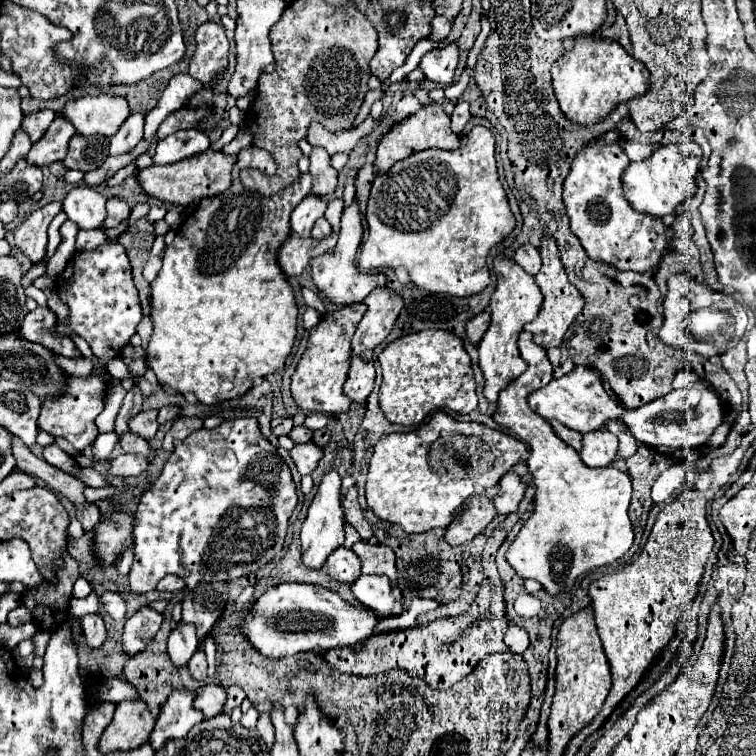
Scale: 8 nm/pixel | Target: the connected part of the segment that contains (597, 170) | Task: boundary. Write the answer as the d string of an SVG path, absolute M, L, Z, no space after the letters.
M602 138L588 144L574 158L570 174L564 182L564 204L570 218L570 228L578 236L586 254L596 262L606 262L616 270L650 272L654 270L666 248L666 226L660 218L636 214L622 194L622 174L630 160L620 144L606 144Z

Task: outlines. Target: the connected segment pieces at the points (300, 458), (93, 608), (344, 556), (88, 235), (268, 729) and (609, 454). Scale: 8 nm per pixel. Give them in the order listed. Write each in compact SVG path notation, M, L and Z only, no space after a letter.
M306 442L306 444L296 444L292 450L290 450L290 456L298 468L298 472L304 476L304 474L312 474L314 468L318 466L318 460L322 458L322 448L316 446L314 442Z
M92 590L92 592L86 598L77 599L72 597L69 603L68 613L73 617L82 618L87 614L97 613L98 609L99 598L94 590Z
M344 546L340 550L334 550L326 564L330 576L344 584L352 584L362 574L360 558L354 554L354 550L346 550Z
M81 229L76 236L75 247L77 251L94 250L94 248L103 244L105 240L106 237L102 229Z
M261 713L257 721L256 729L259 737L266 743L268 751L274 744L274 727L269 713Z
M596 430L584 434L580 458L590 468L608 466L618 452L618 438L608 430Z

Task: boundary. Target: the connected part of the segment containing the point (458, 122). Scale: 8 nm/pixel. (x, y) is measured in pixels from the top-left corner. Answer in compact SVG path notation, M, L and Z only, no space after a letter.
M458 102L454 112L452 112L452 130L456 134L460 134L464 130L464 126L466 126L466 122L470 118L470 110L468 108L470 108L468 102Z

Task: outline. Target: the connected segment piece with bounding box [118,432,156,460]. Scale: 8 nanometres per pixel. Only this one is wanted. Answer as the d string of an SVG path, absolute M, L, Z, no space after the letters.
M124 432L120 438L118 438L118 444L122 446L124 452L136 452L136 454L148 454L148 458L152 460L156 456L156 450L148 446L148 442L132 432Z

